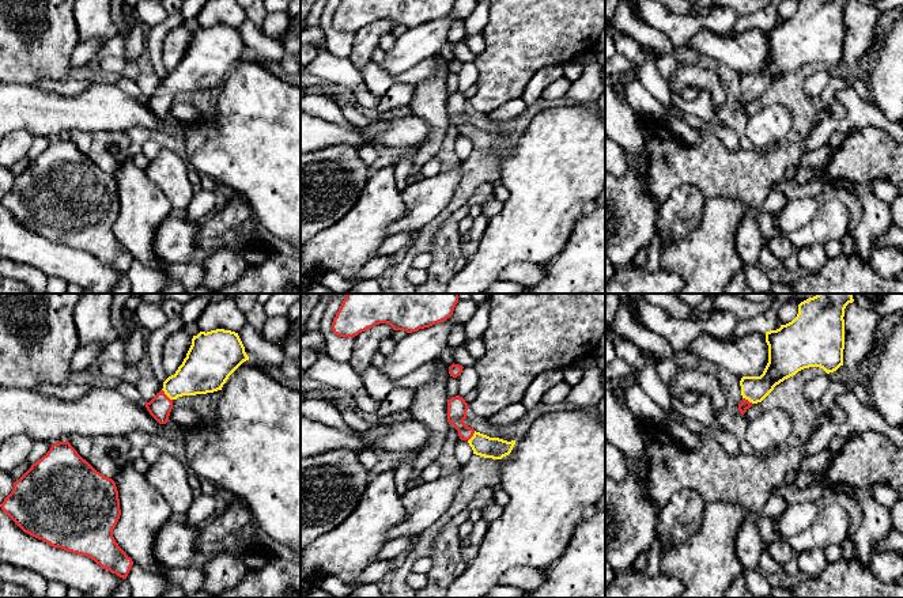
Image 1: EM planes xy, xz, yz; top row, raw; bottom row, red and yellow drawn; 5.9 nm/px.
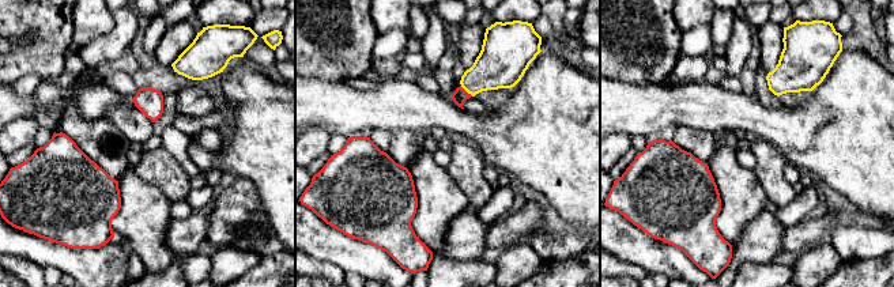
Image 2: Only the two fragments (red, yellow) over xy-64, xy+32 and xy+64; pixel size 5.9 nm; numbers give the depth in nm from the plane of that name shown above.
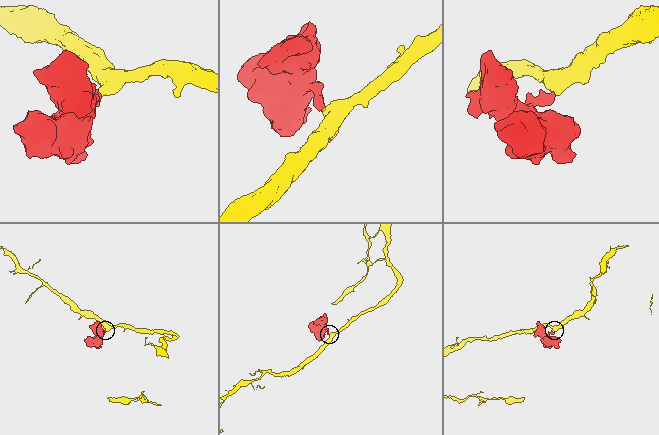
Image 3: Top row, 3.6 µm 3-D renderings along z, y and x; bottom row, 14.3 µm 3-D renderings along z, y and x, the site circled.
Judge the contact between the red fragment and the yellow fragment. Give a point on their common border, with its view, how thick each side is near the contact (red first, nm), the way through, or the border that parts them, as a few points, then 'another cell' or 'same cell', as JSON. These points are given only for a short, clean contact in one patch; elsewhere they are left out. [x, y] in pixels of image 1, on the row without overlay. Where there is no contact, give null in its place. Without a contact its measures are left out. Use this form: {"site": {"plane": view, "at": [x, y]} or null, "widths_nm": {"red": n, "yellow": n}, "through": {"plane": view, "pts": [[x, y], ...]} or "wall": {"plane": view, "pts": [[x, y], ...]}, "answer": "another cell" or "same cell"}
{"site": {"plane": "xy", "at": [165, 90]}, "widths_nm": {"red": 140, "yellow": 260}, "through": {"plane": "xy", "pts": [[161, 101], [165, 90], [200, 68]]}, "answer": "same cell"}

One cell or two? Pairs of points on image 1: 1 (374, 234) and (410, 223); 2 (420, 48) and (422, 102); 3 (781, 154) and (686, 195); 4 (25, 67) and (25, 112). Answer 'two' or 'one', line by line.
1: two
2: two
3: two
4: two

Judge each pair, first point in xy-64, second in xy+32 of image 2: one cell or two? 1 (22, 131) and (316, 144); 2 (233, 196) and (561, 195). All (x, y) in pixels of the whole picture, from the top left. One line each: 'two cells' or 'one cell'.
1: one cell
2: two cells

